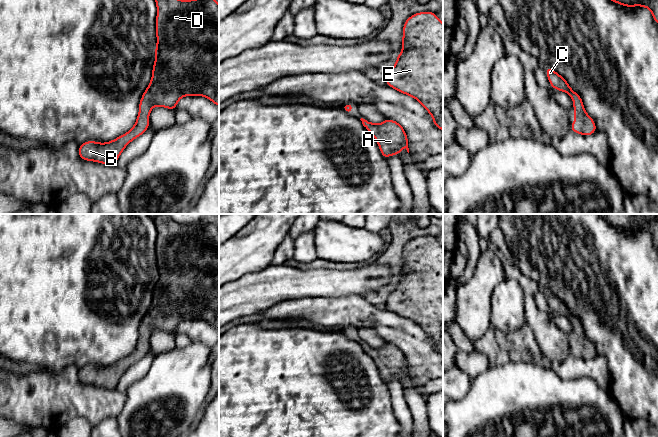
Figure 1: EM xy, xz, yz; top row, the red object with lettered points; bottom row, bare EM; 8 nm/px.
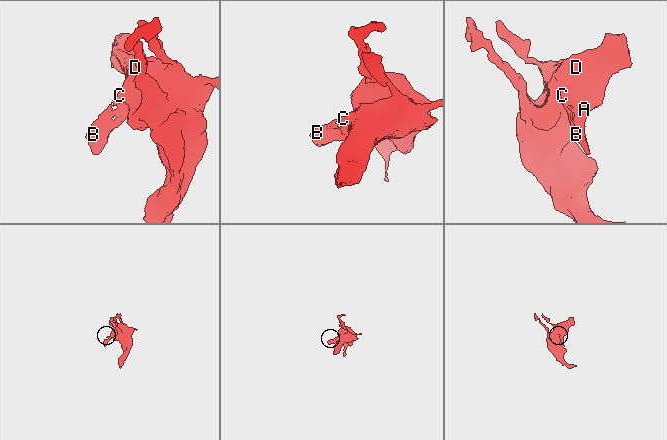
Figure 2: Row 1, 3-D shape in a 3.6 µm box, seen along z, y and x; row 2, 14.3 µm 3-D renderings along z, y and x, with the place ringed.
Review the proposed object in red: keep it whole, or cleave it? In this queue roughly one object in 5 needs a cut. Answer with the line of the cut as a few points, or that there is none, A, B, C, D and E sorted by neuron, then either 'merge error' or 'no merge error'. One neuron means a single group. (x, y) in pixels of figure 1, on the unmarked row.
cut none; groups A B C D E; no merge error

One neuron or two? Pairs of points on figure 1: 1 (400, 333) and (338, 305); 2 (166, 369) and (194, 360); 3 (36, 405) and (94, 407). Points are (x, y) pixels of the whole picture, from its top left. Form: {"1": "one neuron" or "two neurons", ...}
{"1": "one neuron", "2": "one neuron", "3": "one neuron"}

